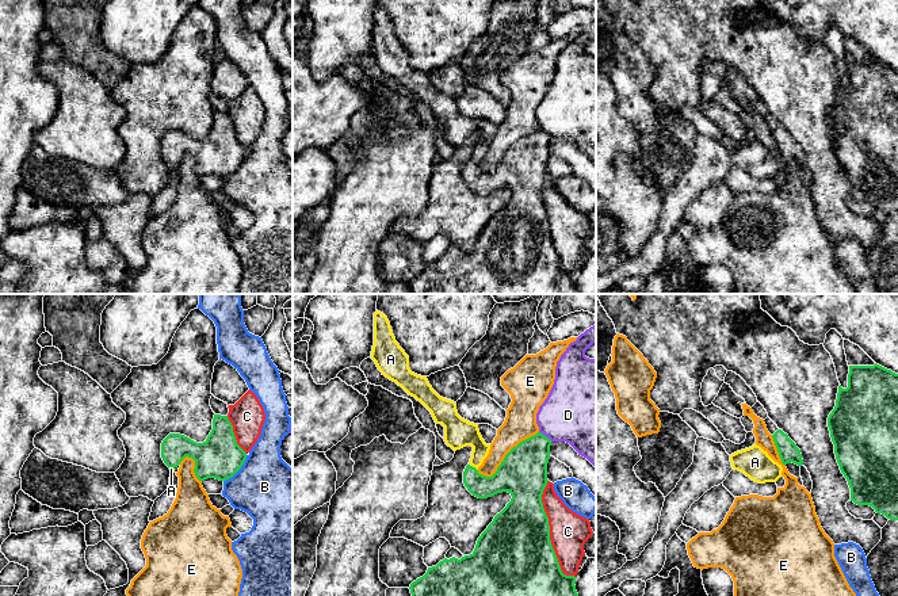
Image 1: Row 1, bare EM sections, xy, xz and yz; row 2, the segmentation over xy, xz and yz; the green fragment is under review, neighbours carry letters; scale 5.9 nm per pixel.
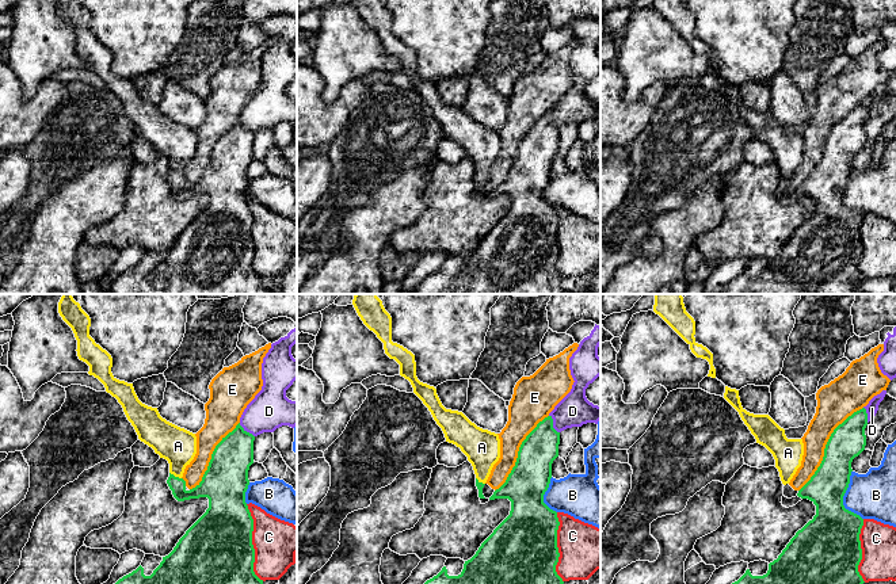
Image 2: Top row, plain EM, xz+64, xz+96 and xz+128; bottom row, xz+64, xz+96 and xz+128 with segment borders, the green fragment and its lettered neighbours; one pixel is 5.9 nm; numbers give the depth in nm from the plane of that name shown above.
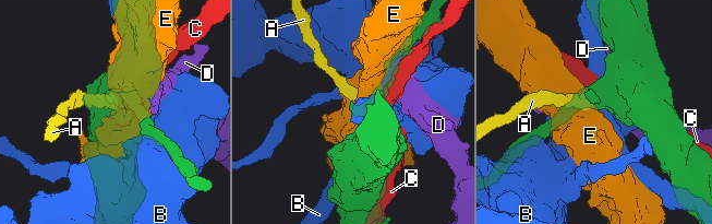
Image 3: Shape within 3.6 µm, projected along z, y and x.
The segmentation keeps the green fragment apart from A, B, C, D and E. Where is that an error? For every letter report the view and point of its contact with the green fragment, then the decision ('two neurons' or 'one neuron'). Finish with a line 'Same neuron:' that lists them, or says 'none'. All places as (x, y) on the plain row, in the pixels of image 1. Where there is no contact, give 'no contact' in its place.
A: contact xz (472, 163); one neuron
B: contact xy (237, 167); two neurons
C: contact xz (549, 229); two neurons
D: contact xz (546, 133); two neurons
E: contact xz (505, 153); two neurons
Same neuron: A

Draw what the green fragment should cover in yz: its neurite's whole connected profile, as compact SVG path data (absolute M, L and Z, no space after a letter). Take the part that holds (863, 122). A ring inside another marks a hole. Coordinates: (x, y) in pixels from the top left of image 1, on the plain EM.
M876 60L849 62L848 84L838 83L828 123L837 160L851 184L851 198L898 217L898 70Z

